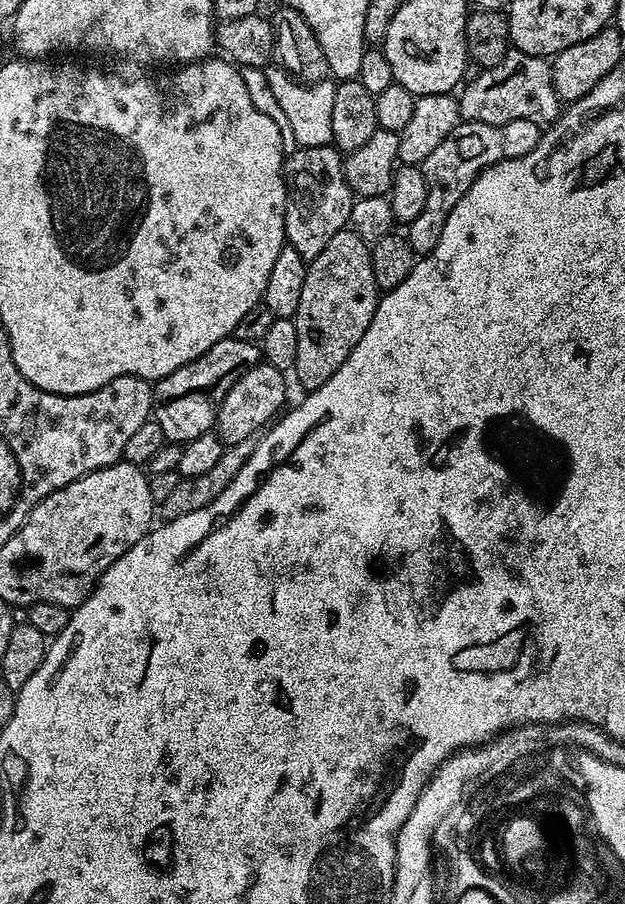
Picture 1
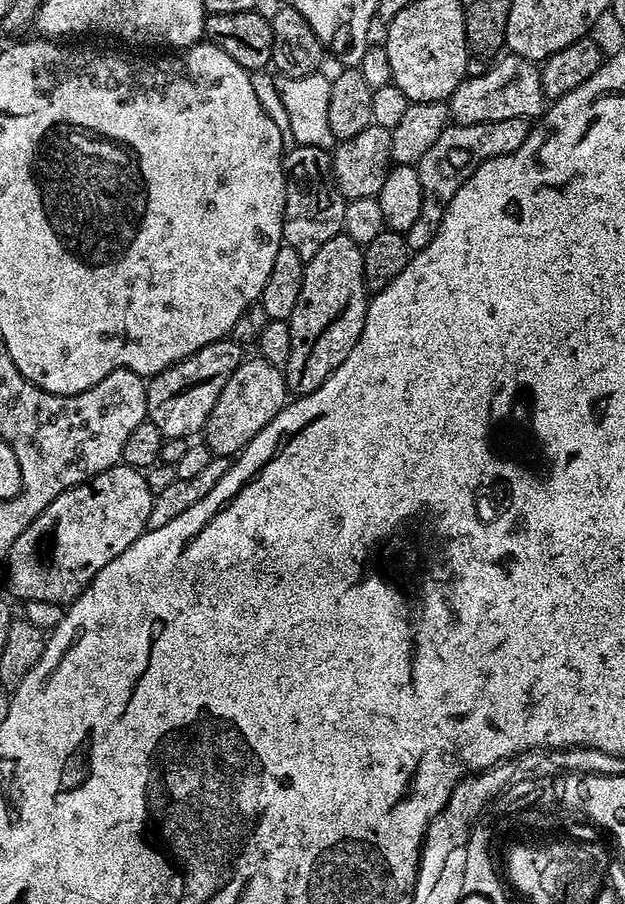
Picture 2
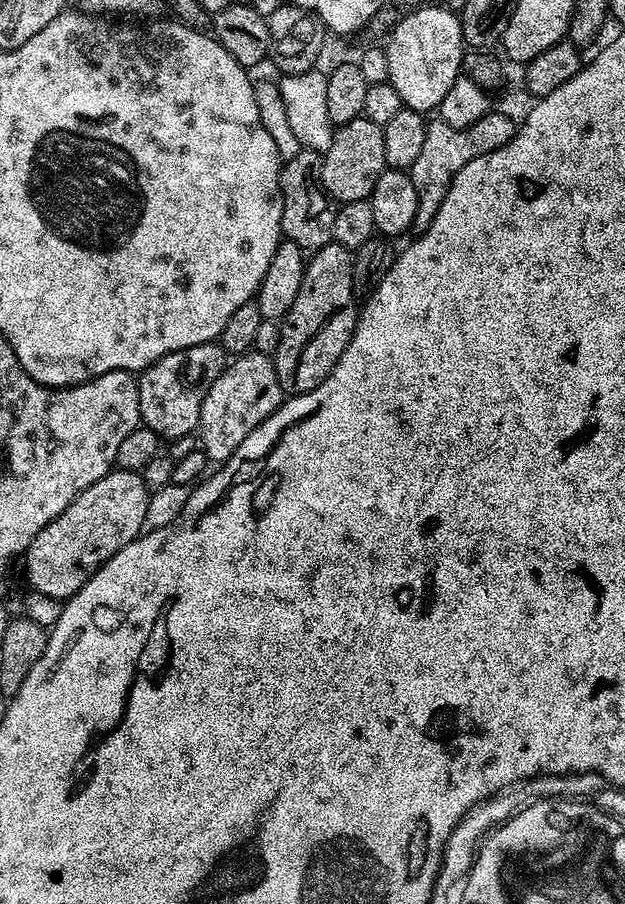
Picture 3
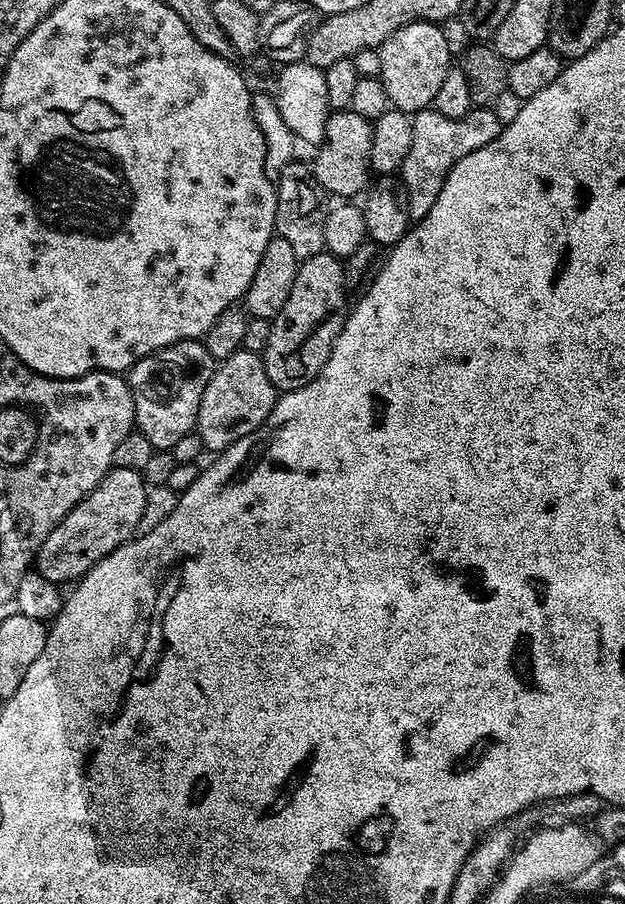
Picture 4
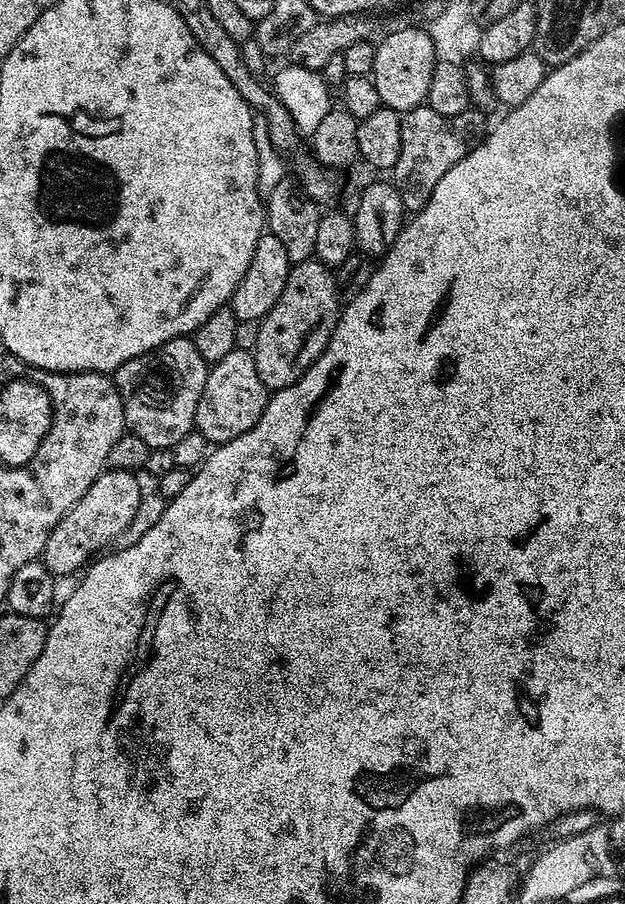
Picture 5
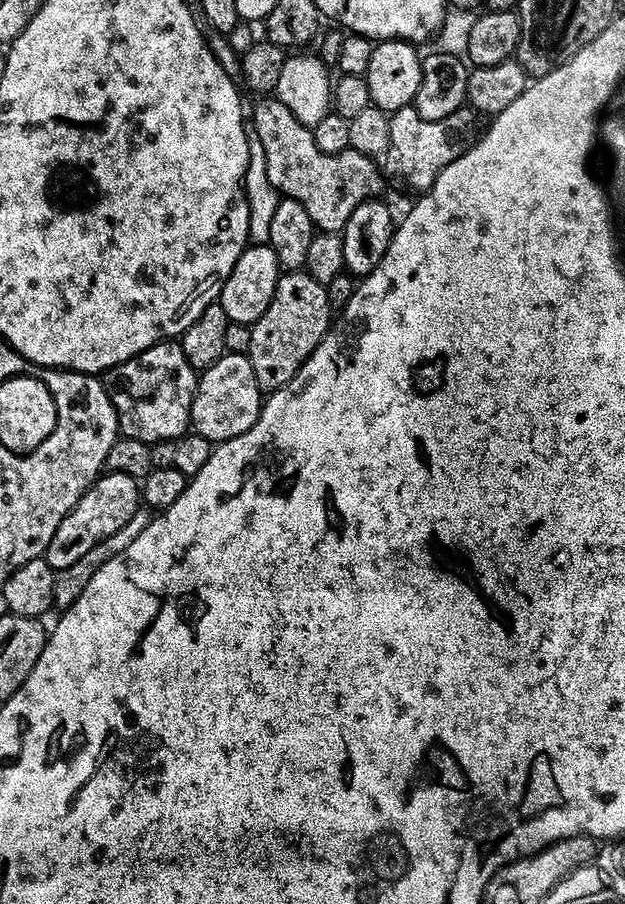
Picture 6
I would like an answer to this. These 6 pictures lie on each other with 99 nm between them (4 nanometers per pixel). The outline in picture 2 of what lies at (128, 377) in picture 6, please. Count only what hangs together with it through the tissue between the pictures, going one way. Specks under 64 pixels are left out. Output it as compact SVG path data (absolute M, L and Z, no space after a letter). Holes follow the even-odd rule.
M231 338L215 340L210 346L202 346L194 354L179 360L166 370L156 373L147 381L148 414L147 419L162 430L167 439L192 438L194 434L203 433L206 418L210 418L210 410L214 410L214 402L218 402L218 394L222 394L222 386L230 382L230 374L238 370L242 362L241 345Z

